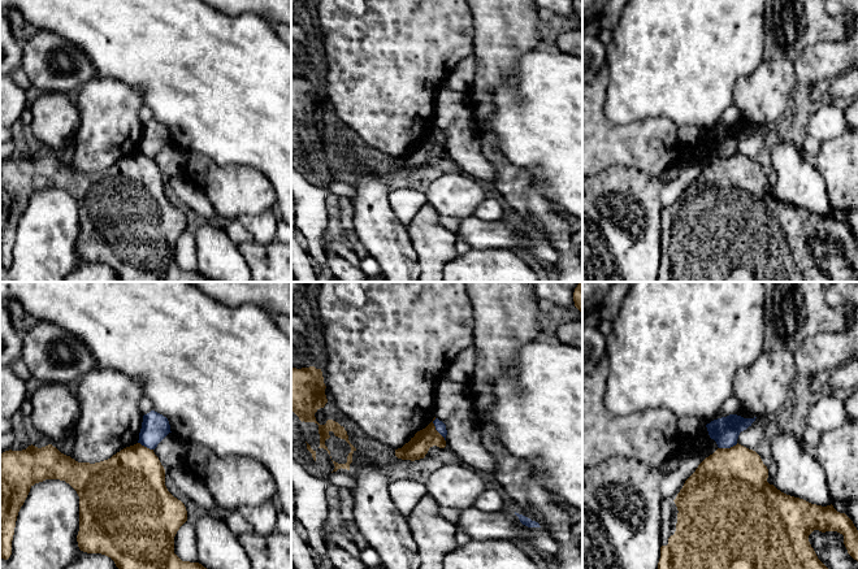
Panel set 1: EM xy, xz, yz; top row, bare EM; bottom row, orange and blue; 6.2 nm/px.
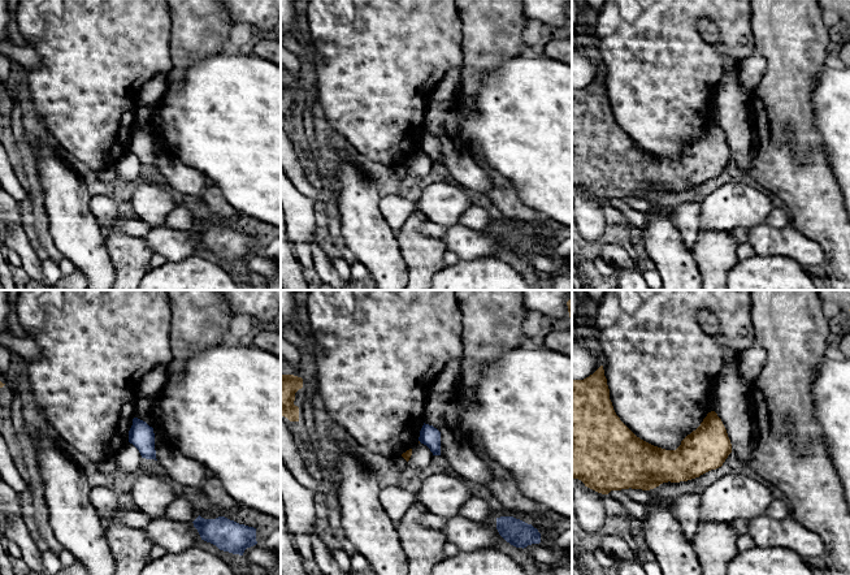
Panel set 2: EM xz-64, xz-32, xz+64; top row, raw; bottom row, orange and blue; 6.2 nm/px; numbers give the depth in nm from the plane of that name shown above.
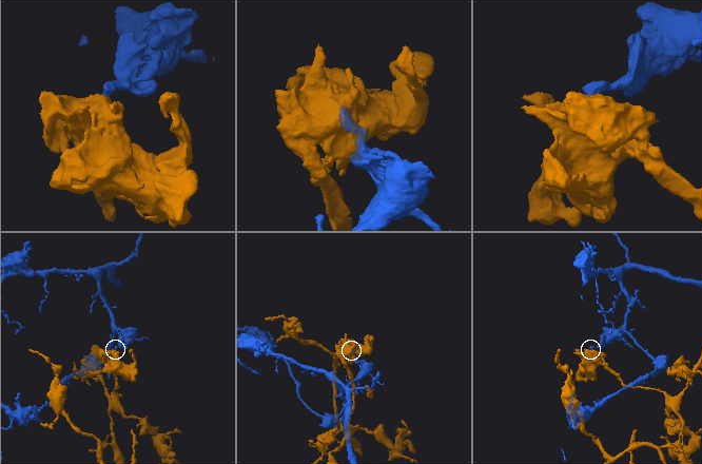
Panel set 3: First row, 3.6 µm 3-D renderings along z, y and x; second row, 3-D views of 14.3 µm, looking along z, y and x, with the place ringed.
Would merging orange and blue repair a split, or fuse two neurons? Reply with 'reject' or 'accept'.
reject

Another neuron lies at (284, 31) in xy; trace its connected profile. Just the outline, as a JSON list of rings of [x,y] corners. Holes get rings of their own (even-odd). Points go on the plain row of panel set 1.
[[[270,23],[278,38],[291,48],[291,27],[283,23]]]

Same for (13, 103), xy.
[[[0,74],[0,127],[12,127],[27,108],[25,91],[10,78]]]

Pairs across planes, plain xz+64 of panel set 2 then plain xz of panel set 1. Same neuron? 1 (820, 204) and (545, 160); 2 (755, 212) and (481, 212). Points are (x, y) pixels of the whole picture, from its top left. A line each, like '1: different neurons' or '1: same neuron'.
1: different neurons
2: different neurons

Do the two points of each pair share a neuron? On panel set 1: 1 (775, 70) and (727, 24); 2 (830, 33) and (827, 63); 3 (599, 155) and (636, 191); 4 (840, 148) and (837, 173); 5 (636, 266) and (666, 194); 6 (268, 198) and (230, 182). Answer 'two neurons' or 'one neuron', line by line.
1: two neurons
2: two neurons
3: two neurons
4: one neuron
5: two neurons
6: one neuron

